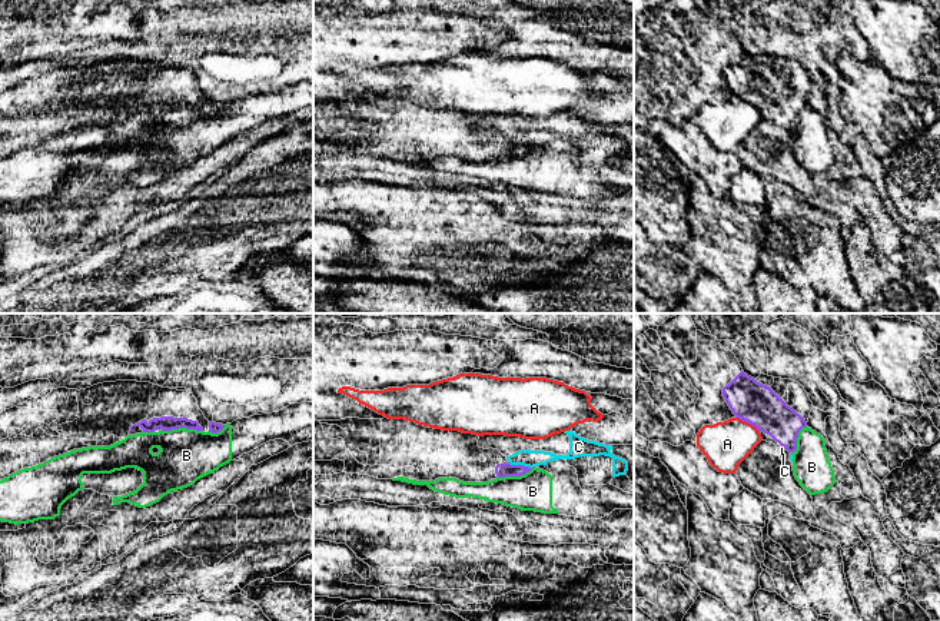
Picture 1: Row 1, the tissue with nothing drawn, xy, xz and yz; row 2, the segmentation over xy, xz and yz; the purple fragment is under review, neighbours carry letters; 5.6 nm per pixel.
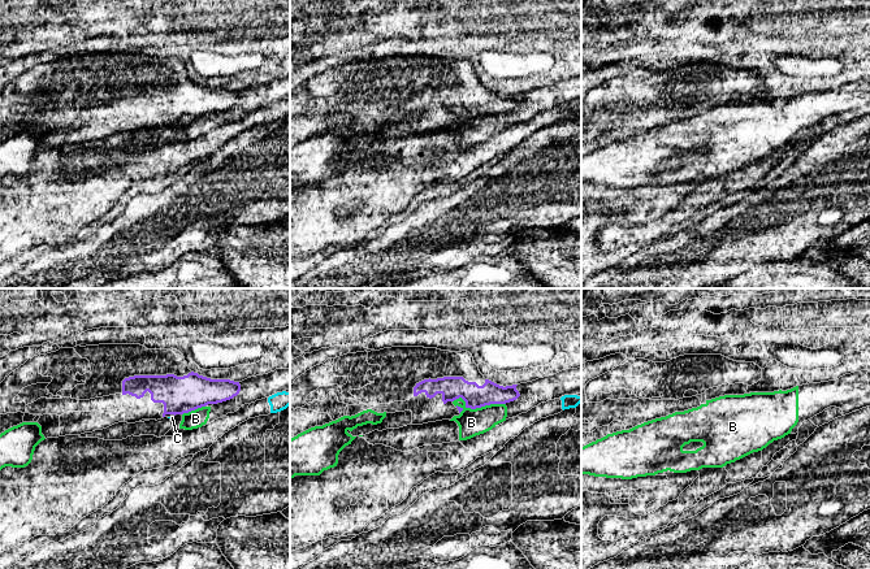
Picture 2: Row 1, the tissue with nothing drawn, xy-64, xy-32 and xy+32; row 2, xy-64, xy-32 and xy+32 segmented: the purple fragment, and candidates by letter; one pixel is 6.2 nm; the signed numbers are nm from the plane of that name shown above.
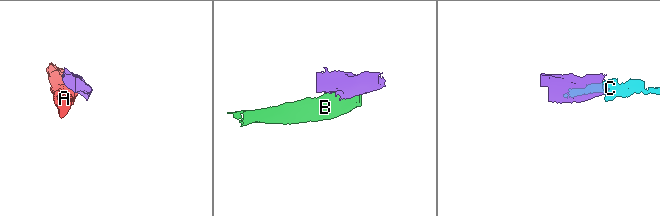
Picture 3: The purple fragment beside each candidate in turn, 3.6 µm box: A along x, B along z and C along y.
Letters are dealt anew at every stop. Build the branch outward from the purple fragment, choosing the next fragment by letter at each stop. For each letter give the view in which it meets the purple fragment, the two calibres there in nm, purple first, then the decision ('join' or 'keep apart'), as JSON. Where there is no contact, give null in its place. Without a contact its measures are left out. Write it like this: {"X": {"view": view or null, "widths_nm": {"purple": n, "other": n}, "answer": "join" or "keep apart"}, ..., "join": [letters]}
{"A": {"view": "yz", "widths_nm": {"purple": 240, "other": 260}, "answer": "keep apart"}, "B": {"view": "xy", "widths_nm": {"purple": 80, "other": 300}, "answer": "keep apart"}, "C": {"view": "xz", "widths_nm": {"purple": 80, "other": 100}, "answer": "keep apart"}, "join": []}

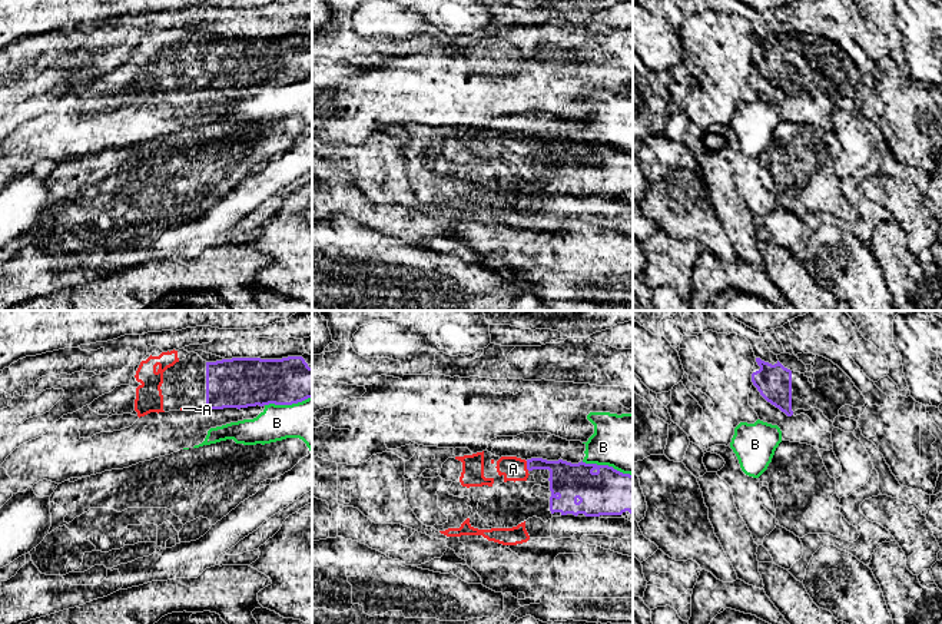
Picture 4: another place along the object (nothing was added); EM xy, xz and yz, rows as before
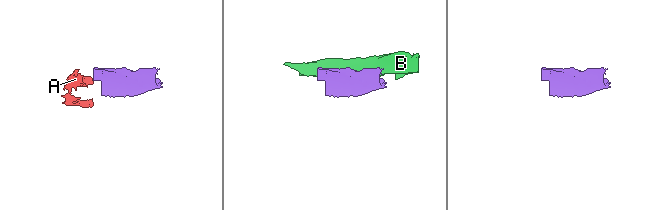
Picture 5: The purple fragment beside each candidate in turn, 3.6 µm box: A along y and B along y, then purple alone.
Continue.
{"A": {"view": "xz", "widths_nm": {"purple": 200, "other": 140}, "answer": "join"}, "B": {"view": "xz", "widths_nm": {"purple": 260, "other": 340}, "answer": "keep apart"}, "join": ["A"]}

